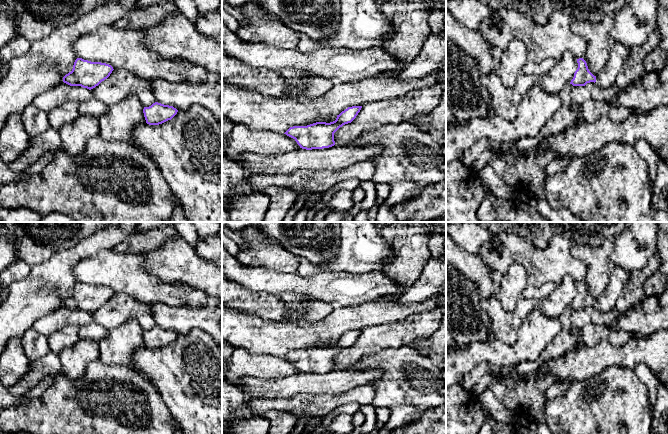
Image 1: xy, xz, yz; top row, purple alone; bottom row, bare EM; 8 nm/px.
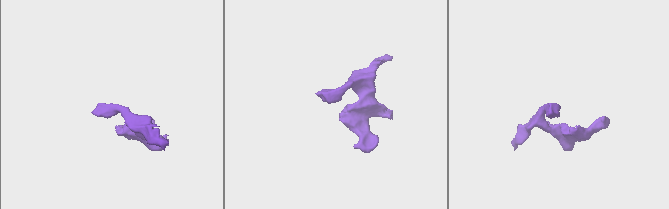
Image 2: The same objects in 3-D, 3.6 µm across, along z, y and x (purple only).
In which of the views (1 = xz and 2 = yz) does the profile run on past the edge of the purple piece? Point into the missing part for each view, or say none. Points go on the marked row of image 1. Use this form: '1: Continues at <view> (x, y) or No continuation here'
1: No continuation here
2: No continuation here

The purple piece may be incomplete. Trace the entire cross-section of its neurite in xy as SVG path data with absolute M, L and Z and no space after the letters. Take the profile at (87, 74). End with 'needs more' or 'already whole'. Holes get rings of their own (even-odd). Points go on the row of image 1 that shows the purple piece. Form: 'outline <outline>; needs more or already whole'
outline M77 58L72 71L63 77L63 82L91 90L107 79L113 70L109 64Z; already whole

